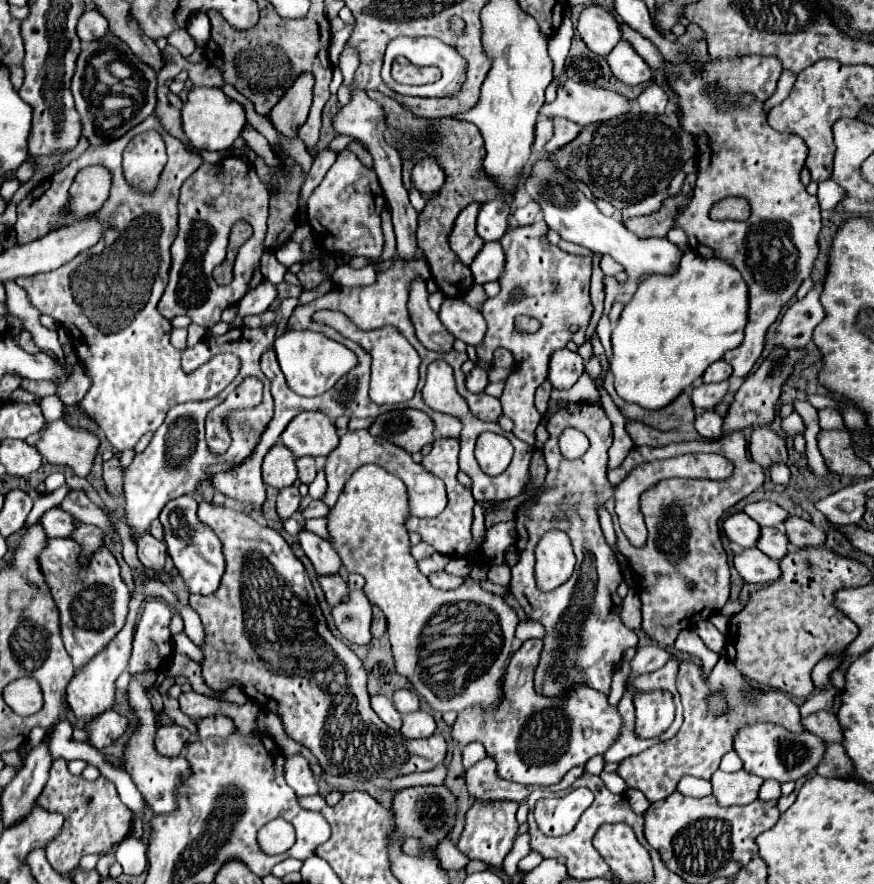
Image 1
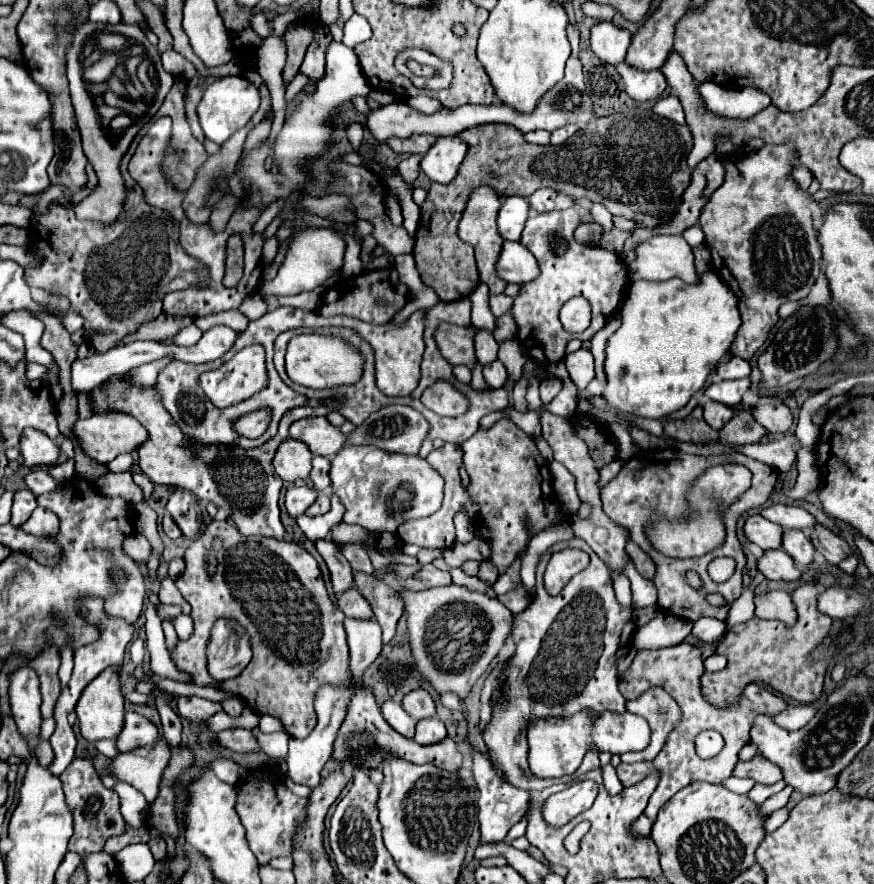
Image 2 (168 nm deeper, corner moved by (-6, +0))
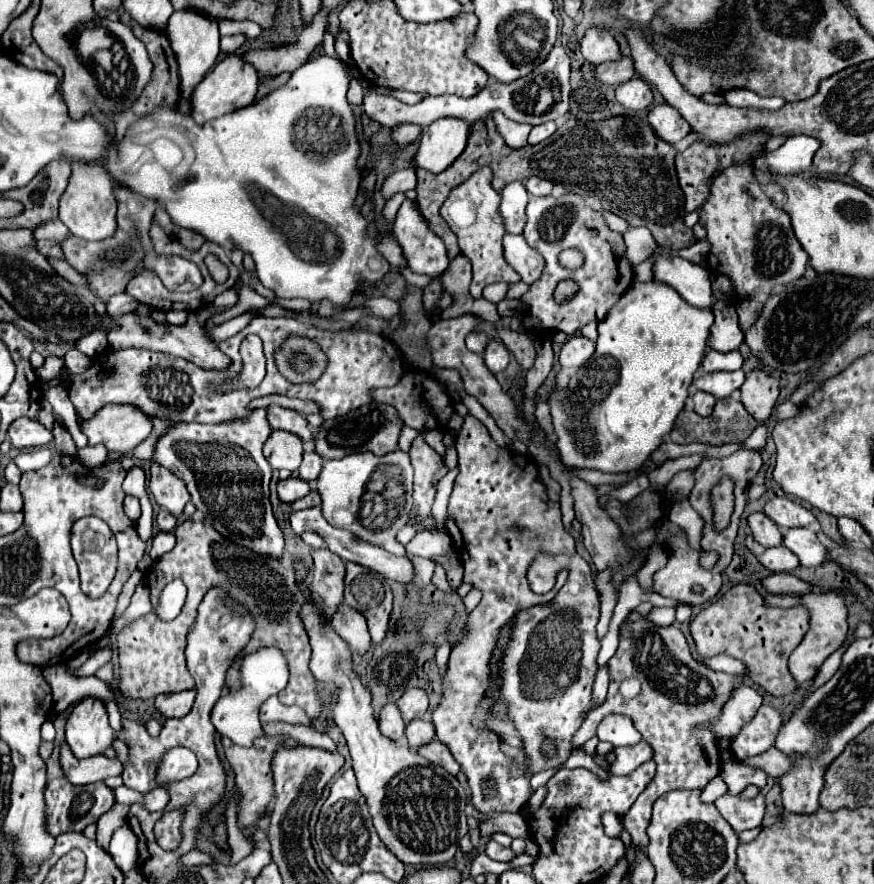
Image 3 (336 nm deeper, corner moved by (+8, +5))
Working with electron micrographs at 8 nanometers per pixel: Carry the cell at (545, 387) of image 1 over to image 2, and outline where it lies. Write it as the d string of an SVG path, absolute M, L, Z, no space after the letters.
M546 379L540 383L540 399L544 405L548 405L562 389L562 381L560 379Z

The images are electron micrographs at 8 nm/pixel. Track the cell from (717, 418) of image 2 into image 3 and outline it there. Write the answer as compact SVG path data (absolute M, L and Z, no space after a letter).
M696 392L692 396L692 400L694 400L694 412L696 414L710 414L710 410L714 408L714 402L716 402L716 398L708 392Z

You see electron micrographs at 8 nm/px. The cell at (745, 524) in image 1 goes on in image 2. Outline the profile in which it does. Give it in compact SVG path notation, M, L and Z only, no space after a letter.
M750 515L744 523L744 535L748 541L762 549L778 549L782 539L782 527L764 519L762 515Z

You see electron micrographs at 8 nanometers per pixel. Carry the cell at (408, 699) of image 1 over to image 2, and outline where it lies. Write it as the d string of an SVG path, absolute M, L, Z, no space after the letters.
M414 689L414 691L410 691L410 693L402 699L402 707L404 707L404 711L406 711L412 719L416 719L416 721L436 715L434 701L432 701L430 693L424 691L424 689Z

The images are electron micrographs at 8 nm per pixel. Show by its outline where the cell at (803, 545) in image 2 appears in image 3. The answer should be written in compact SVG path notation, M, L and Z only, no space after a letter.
M794 528L784 534L784 546L790 548L802 566L820 566L828 558L828 548L820 544L816 532L808 528Z

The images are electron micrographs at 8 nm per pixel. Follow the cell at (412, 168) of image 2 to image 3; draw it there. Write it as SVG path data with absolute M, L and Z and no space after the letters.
M402 122L402 124L398 124L398 126L394 128L392 136L394 136L394 140L396 140L400 146L406 146L406 144L410 144L410 142L414 142L414 140L418 138L420 130L422 130L422 126L418 126L418 124Z

